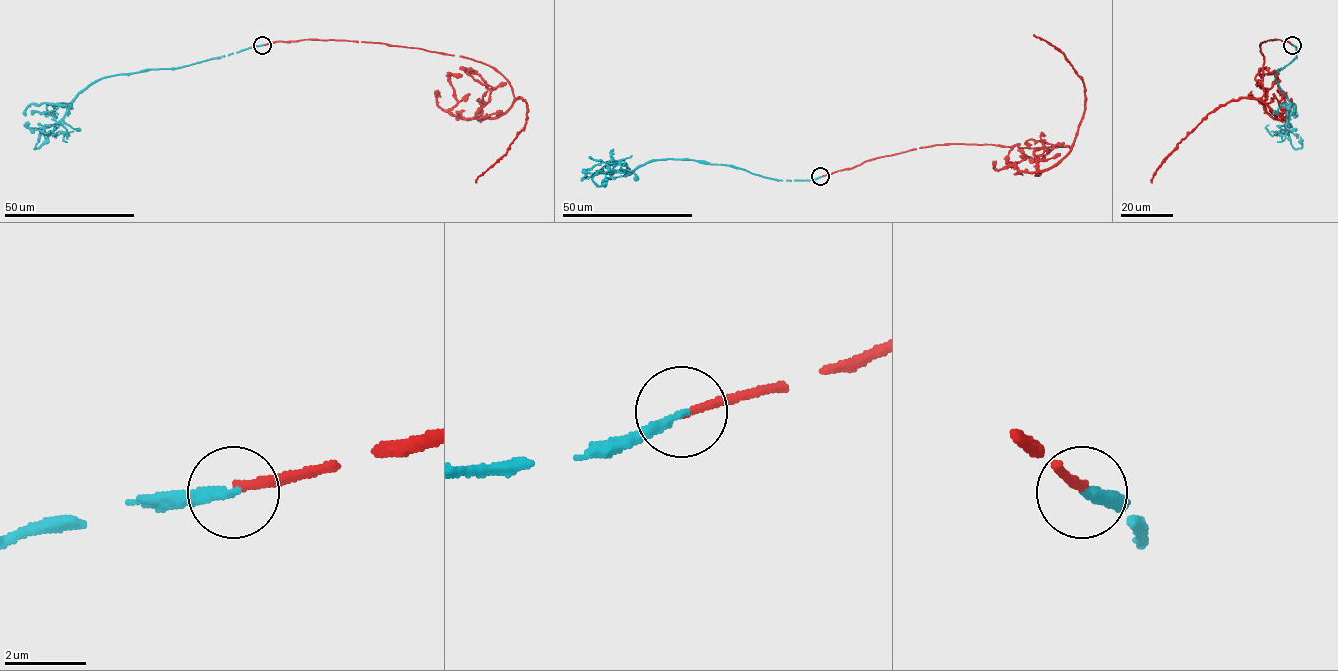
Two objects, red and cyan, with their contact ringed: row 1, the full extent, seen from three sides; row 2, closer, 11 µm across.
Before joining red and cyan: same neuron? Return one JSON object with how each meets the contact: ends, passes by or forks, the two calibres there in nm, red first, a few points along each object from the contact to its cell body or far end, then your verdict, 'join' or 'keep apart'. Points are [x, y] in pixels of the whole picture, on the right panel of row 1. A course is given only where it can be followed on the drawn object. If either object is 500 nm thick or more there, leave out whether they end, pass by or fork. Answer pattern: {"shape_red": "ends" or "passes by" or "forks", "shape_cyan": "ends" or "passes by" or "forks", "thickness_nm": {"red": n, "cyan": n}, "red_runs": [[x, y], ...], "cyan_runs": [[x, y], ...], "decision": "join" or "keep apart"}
{"shape_red": "ends", "shape_cyan": "ends", "thickness_nm": {"red": 180, "cyan": 260}, "red_runs": [[1292, 45], [1274, 39], [1260, 43], [1264, 59], [1261, 97], [1240, 98], [1220, 104], [1163, 161], [1152, 183]], "cyan_runs": [[1292, 45], [1296, 57], [1275, 78], [1289, 102], [1287, 119], [1290, 142], [1295, 149], [1302, 147], [1300, 136]], "decision": "join"}

